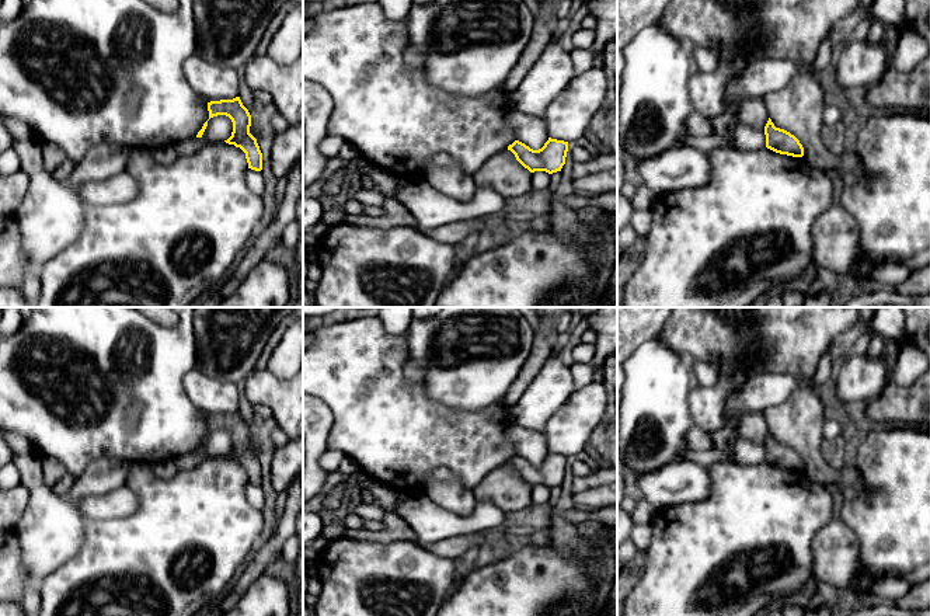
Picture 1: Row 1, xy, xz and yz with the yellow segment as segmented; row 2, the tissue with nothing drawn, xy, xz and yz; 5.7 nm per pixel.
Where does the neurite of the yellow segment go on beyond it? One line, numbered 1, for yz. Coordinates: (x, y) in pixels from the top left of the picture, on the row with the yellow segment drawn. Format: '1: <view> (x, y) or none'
1: none

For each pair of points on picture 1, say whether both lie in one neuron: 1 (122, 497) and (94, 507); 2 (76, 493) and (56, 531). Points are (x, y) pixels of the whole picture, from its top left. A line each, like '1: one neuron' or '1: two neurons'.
1: one neuron
2: two neurons

